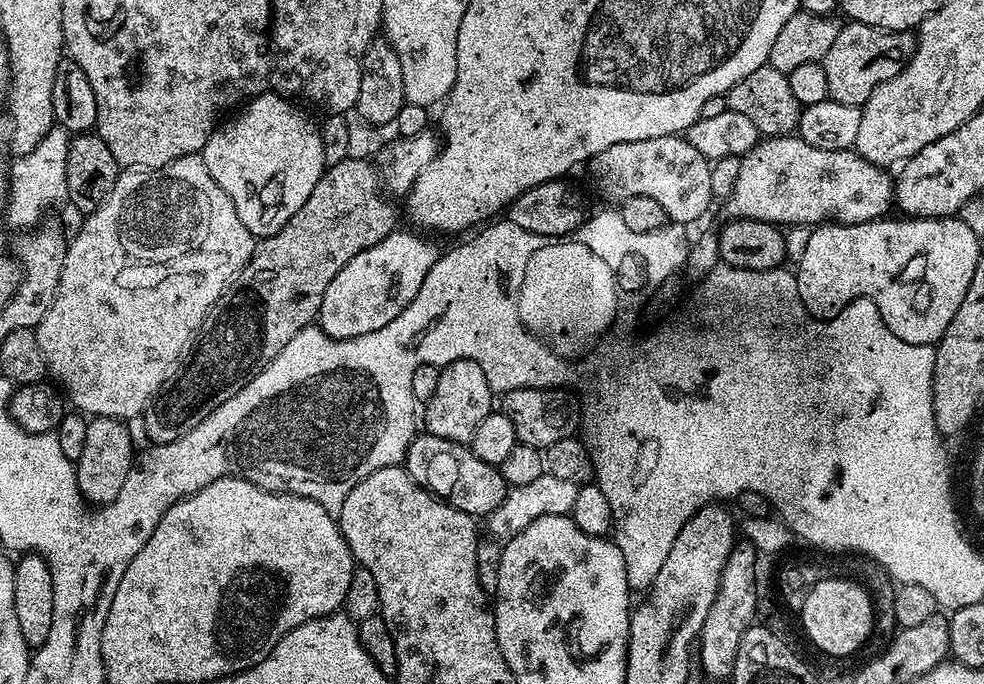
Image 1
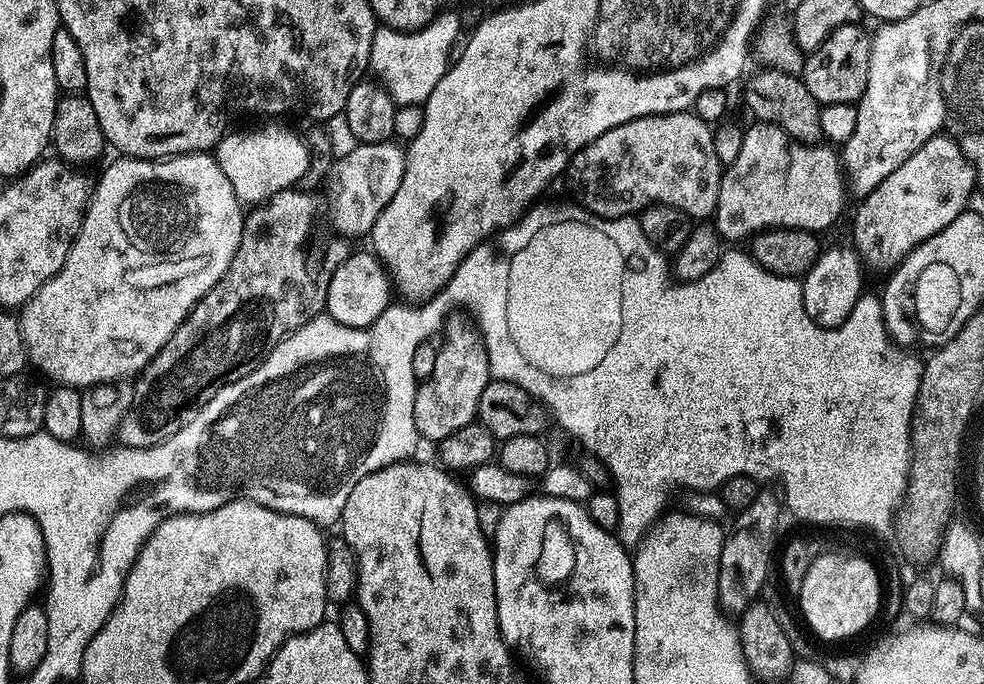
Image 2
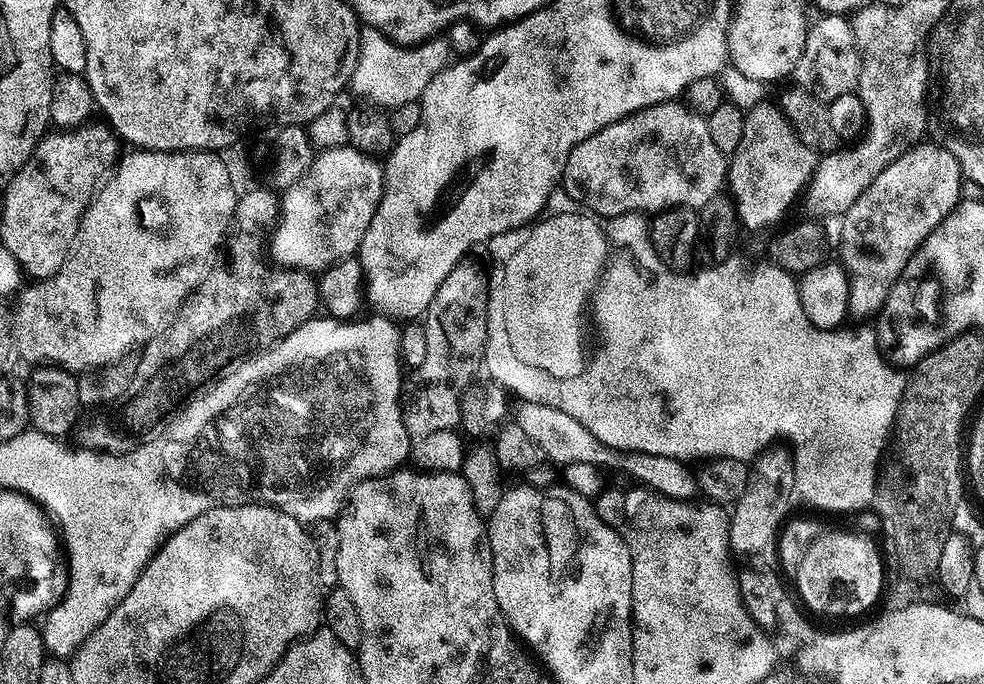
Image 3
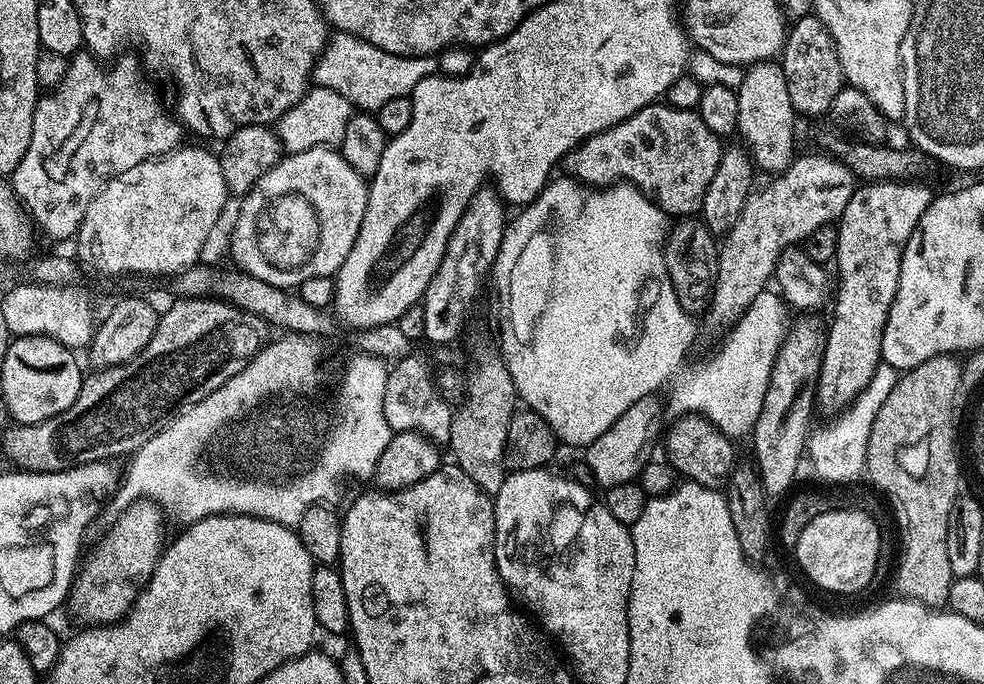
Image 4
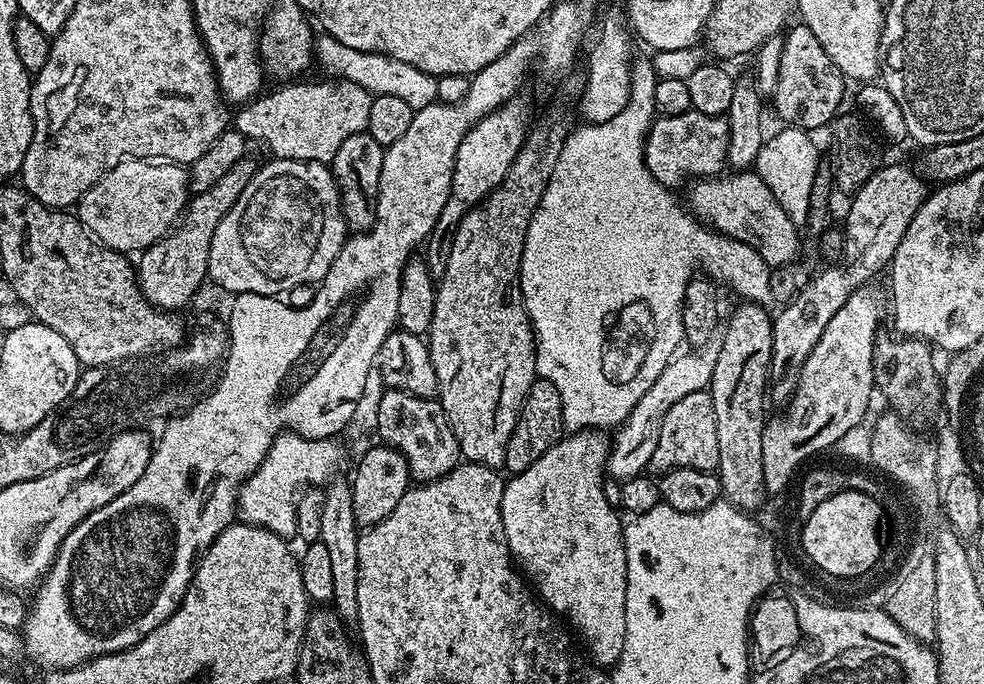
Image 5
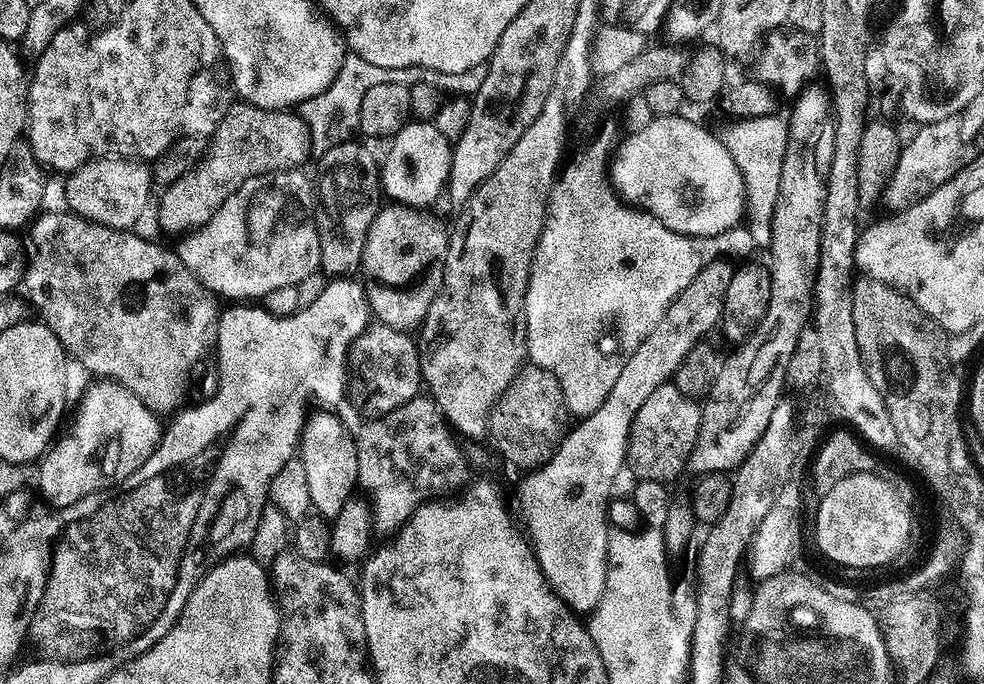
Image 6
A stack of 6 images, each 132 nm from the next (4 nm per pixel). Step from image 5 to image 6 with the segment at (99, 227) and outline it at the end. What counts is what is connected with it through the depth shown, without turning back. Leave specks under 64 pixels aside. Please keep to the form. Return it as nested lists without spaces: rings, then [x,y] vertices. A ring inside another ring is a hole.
[[[98,156],[85,162],[67,177],[64,200],[69,209],[84,220],[107,228],[132,230],[144,216],[154,181],[149,165],[126,156]]]

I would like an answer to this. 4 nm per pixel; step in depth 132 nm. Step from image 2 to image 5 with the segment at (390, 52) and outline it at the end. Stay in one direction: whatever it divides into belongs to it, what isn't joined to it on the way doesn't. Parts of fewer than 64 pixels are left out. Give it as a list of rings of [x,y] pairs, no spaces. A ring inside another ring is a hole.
[[[327,34],[321,37],[314,44],[314,60],[318,68],[320,64],[325,77],[357,83],[372,96],[391,94],[394,98],[402,98],[402,102],[406,102],[406,106],[413,110],[439,101],[438,79],[426,74],[426,70],[418,70],[418,66],[410,66],[410,62],[398,62],[398,58],[390,58],[377,52],[363,52],[350,46],[342,46],[342,42]]]

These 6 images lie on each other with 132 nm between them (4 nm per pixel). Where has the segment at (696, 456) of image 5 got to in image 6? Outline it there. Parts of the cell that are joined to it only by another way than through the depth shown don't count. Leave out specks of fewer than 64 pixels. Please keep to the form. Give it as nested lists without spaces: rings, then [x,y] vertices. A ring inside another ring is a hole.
[[[675,383],[658,386],[658,390],[654,390],[646,402],[642,402],[638,414],[634,414],[628,435],[626,464],[629,469],[632,467],[633,477],[672,482],[680,471],[683,473],[696,445],[701,411],[701,405],[693,397],[682,394]]]

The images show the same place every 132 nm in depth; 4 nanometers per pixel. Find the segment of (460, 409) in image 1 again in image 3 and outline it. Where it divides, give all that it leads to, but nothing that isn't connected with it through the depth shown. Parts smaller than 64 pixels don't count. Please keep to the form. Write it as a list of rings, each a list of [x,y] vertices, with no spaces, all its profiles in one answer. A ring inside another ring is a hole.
[[[465,258],[459,264],[454,266],[454,270],[450,270],[450,274],[446,274],[446,282],[442,282],[442,286],[438,286],[438,294],[434,294],[434,298],[430,302],[430,306],[424,311],[422,323],[426,330],[426,359],[417,368],[411,369],[407,373],[406,379],[402,384],[402,407],[404,410],[404,425],[408,431],[408,435],[415,438],[425,436],[426,434],[434,434],[438,430],[453,430],[460,422],[460,395],[465,388],[473,383],[476,371],[481,371],[482,361],[484,358],[484,348],[488,345],[488,277],[487,271],[483,272],[476,264],[471,264],[471,259]]]

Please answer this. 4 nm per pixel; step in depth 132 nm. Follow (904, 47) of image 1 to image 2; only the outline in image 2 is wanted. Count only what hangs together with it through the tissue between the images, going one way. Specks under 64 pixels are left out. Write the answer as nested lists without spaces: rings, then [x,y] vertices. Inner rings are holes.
[[[860,24],[838,26],[814,51],[807,53],[802,79],[818,104],[855,105],[866,90],[866,78],[870,70],[872,37],[863,32]]]

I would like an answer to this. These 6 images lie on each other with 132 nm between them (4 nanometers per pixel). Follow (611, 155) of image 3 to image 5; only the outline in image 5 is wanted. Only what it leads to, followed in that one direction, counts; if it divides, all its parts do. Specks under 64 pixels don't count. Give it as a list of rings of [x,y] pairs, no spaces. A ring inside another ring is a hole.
[[[693,111],[673,116],[657,115],[644,139],[644,161],[656,181],[669,190],[676,190],[679,184],[721,175],[727,165],[728,146],[729,126],[725,117]]]

